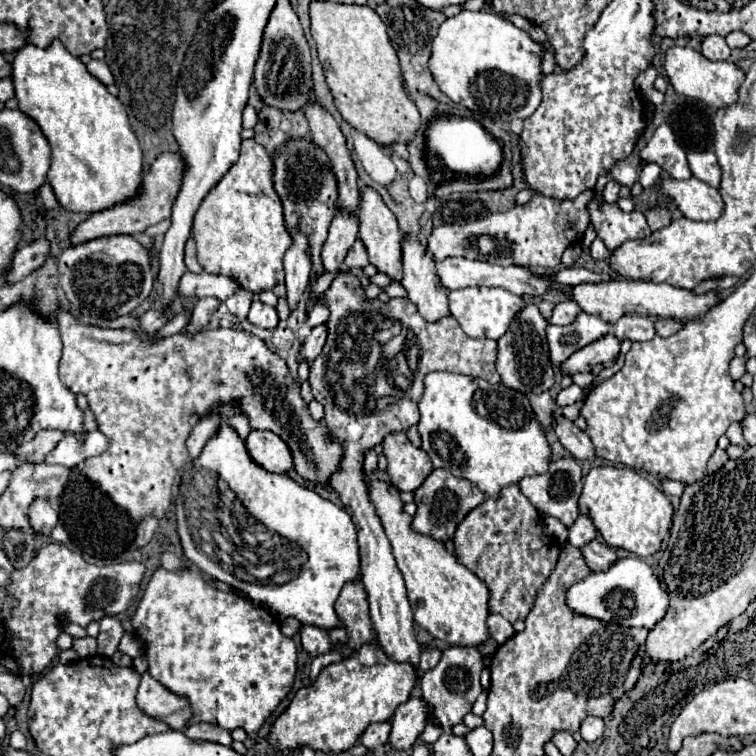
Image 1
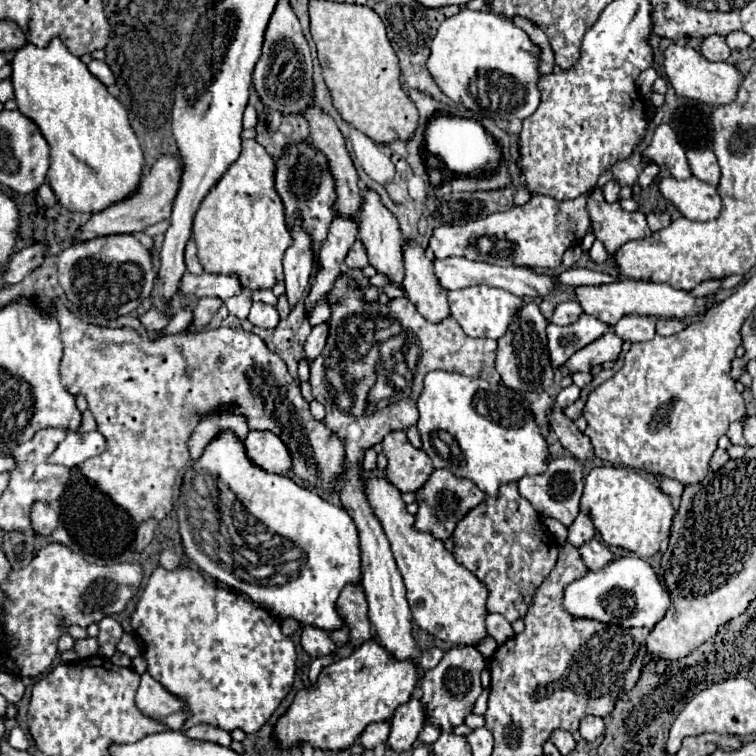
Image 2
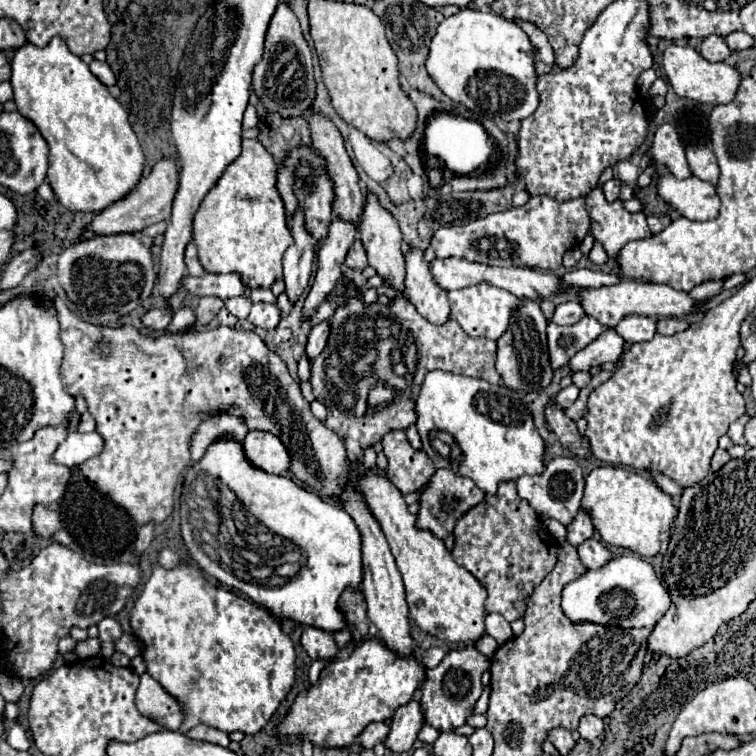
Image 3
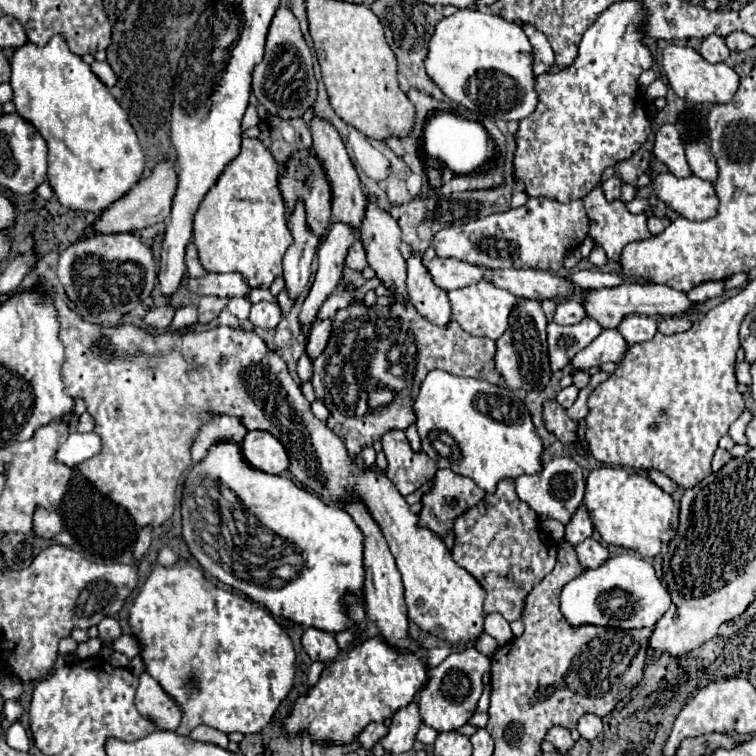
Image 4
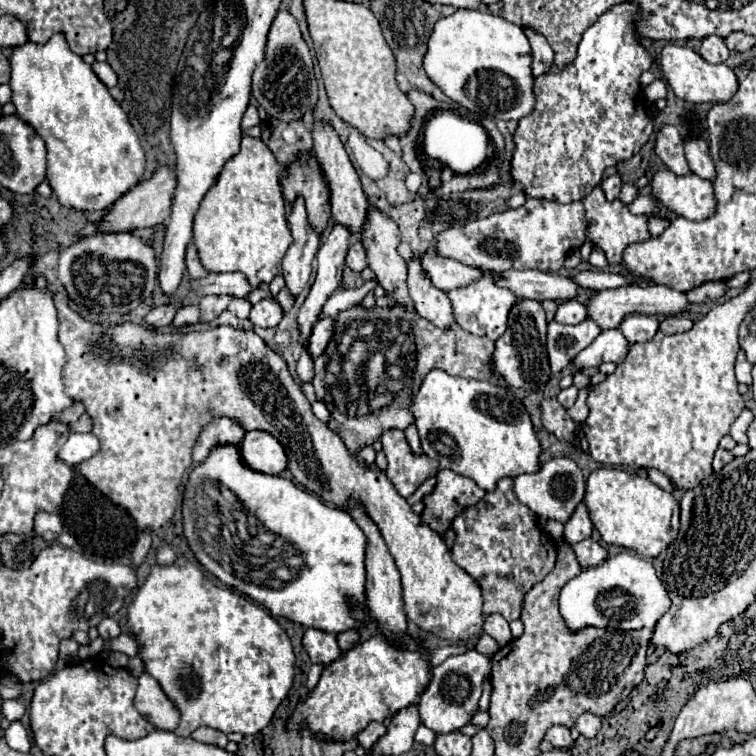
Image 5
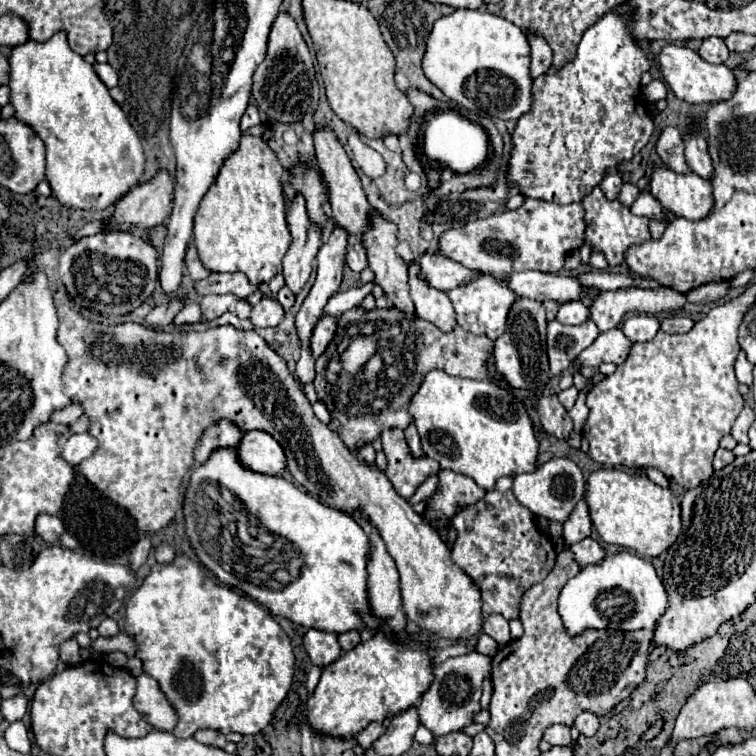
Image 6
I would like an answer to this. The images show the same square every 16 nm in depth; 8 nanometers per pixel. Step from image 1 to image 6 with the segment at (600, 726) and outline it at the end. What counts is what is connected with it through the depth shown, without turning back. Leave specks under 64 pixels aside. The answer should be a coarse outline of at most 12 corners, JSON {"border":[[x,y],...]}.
{"border":[[592,712],[576,716],[574,726],[584,736],[594,736],[598,716]]}

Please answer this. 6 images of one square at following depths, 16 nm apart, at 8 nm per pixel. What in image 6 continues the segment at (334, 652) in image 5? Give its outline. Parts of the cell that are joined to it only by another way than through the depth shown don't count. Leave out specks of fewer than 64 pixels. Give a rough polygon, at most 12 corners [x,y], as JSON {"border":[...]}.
{"border":[[308,630],[304,648],[316,666],[332,664],[338,634]]}

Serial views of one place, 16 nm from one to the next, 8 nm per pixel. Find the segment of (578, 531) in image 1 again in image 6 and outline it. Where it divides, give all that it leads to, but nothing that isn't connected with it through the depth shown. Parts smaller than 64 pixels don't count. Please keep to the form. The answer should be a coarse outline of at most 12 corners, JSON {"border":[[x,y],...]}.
{"border":[[584,498],[562,524],[568,546],[590,536]]}

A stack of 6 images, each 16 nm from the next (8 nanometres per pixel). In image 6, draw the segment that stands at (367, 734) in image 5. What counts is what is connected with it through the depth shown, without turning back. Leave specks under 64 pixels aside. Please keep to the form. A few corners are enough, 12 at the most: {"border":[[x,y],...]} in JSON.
{"border":[[378,722],[368,724],[356,734],[362,748],[372,746],[384,726]]}

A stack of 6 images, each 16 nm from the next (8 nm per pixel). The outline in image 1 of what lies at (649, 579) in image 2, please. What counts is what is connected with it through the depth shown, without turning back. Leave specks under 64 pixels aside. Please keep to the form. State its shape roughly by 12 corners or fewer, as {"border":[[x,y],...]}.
{"border":[[618,558],[568,586],[566,606],[652,630],[668,610],[650,564]]}

